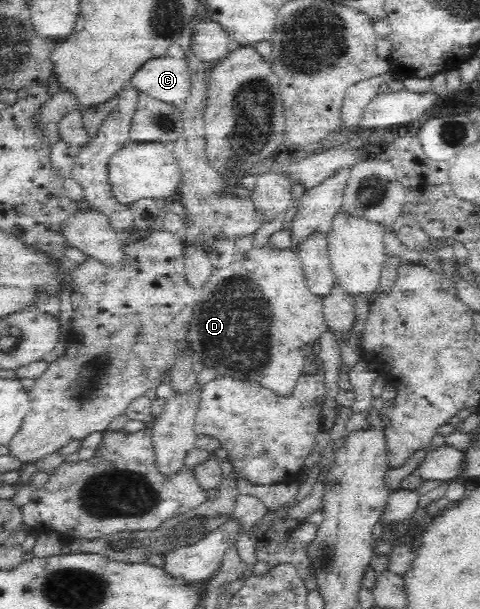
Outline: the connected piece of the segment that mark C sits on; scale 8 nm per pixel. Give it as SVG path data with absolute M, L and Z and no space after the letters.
M153 58L133 74L129 84L150 98L167 105L182 106L190 96L191 73L183 58Z

